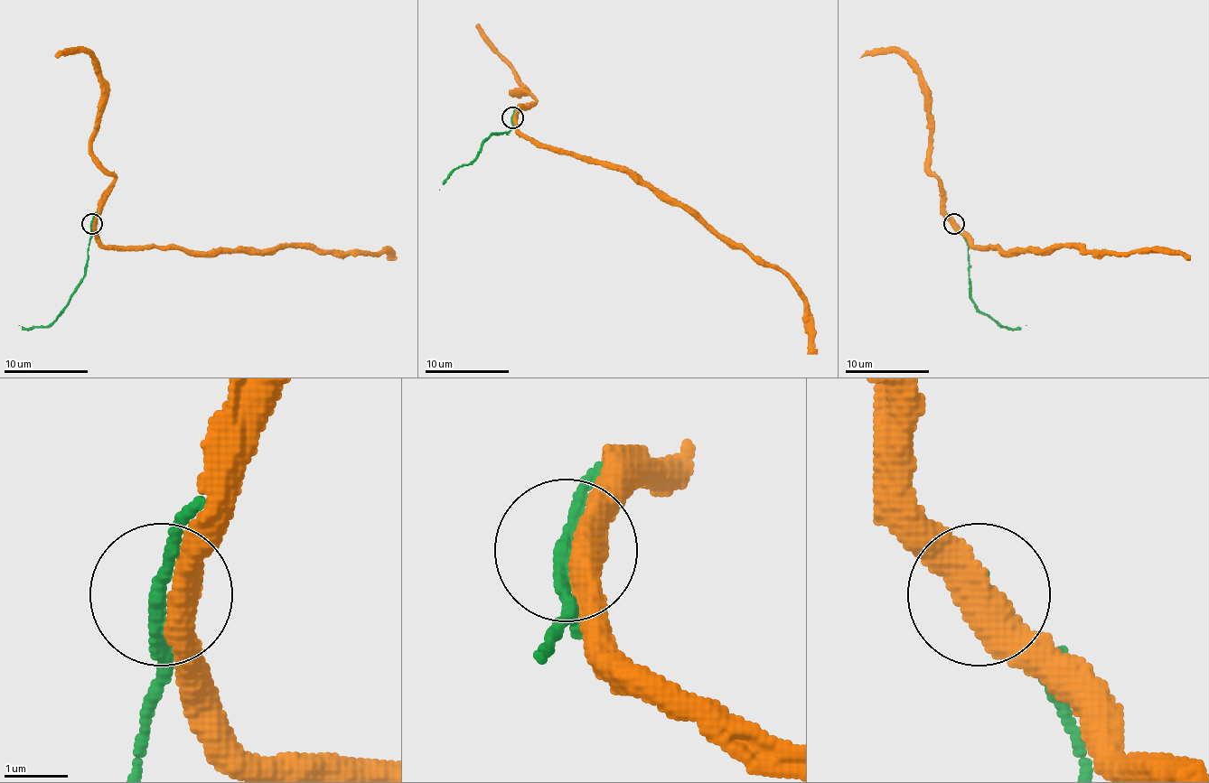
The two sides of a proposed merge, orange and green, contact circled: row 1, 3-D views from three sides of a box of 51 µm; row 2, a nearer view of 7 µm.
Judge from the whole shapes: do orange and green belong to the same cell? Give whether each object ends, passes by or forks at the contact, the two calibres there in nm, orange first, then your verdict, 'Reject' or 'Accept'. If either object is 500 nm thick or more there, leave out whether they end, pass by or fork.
At the ring orange passes by. At the ring green passes by. Thickness 480 nm (orange) against 240 nm. Accept

